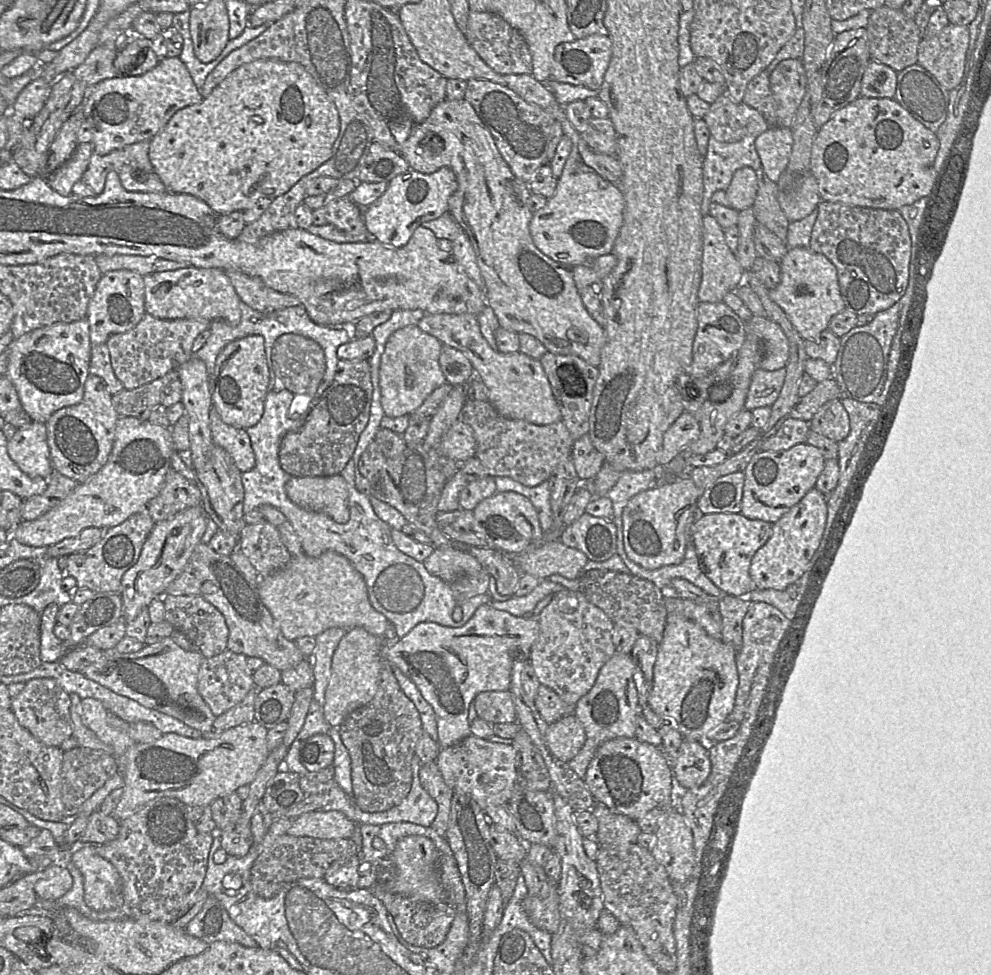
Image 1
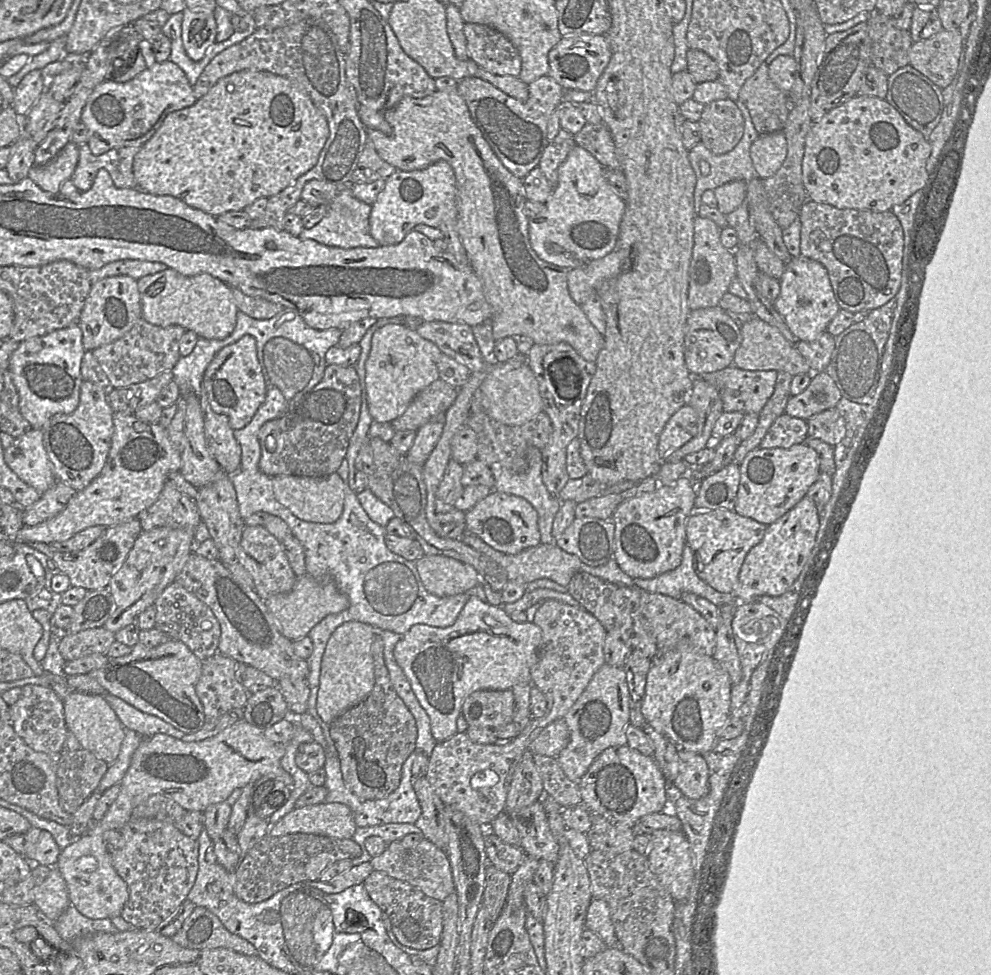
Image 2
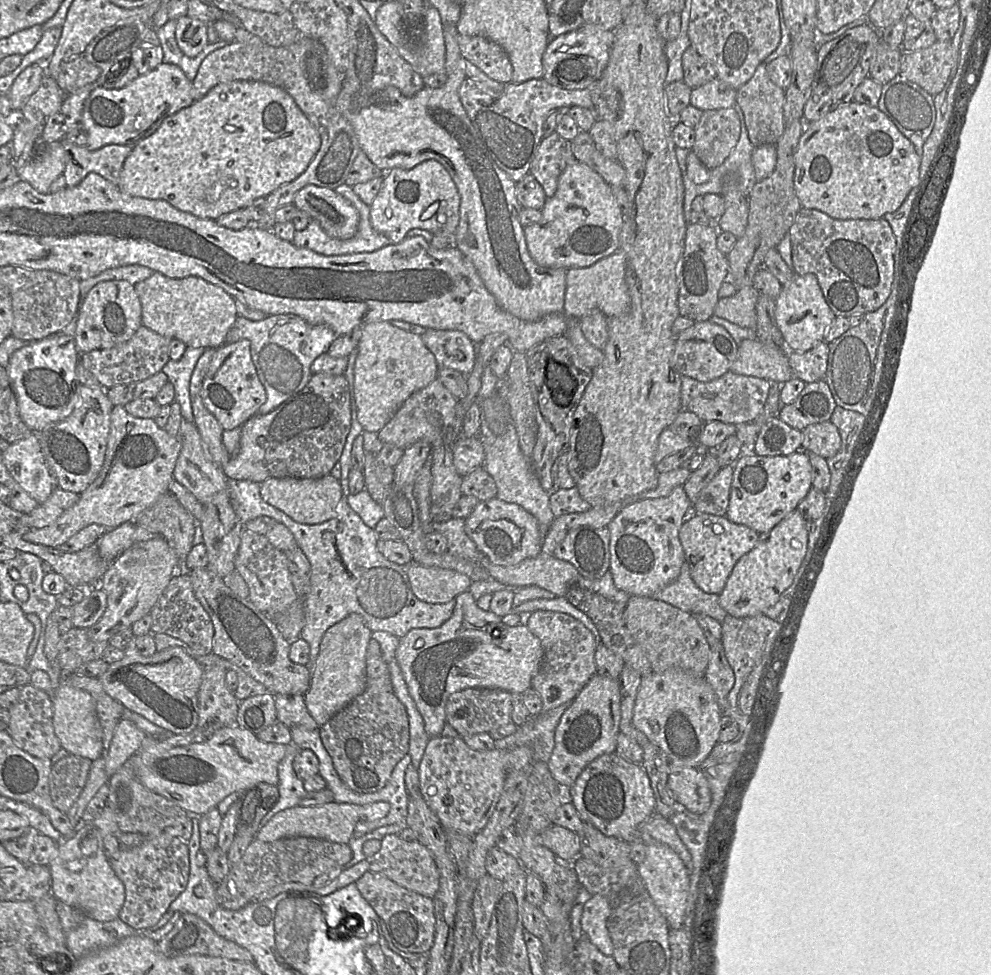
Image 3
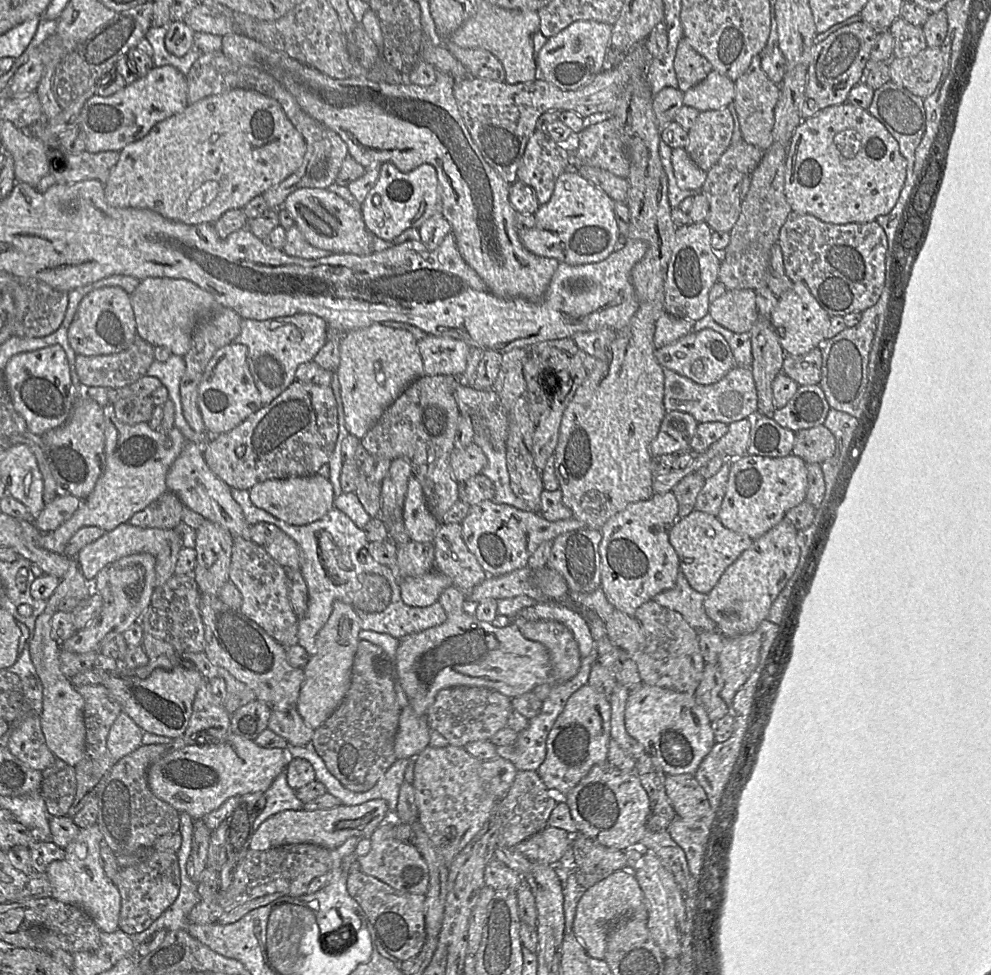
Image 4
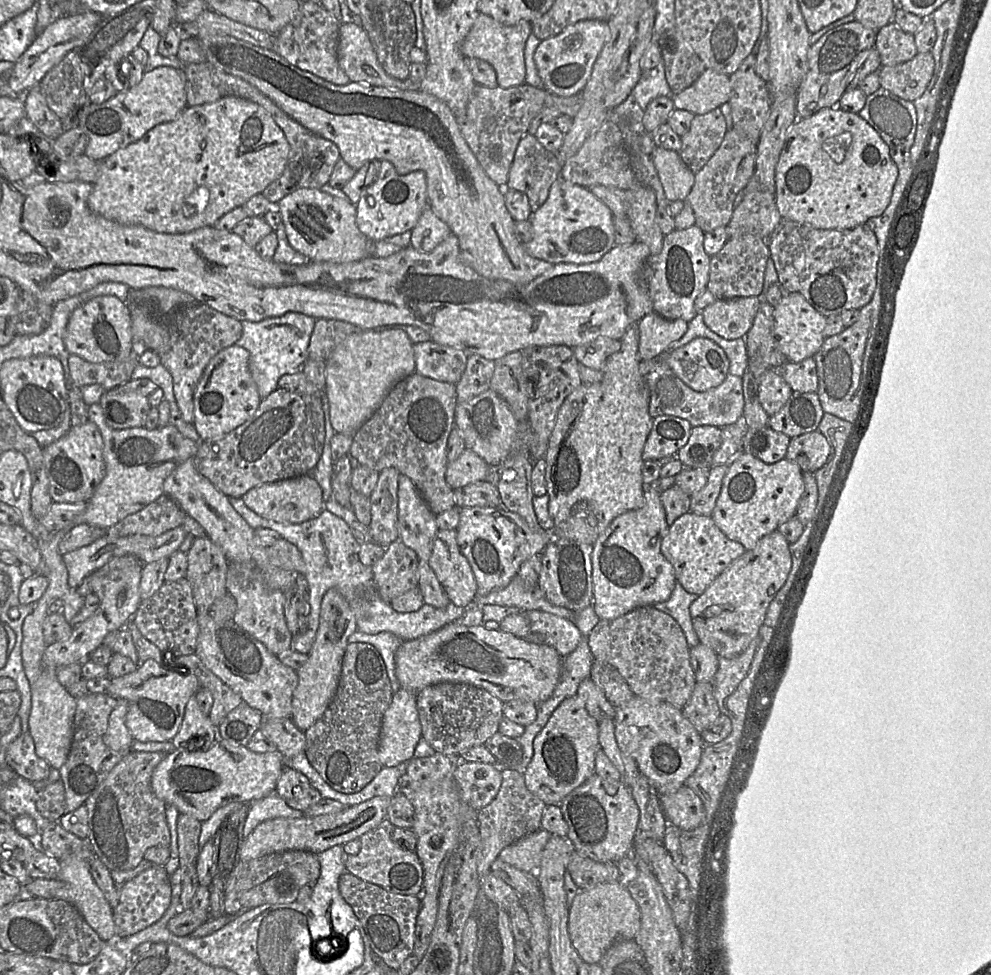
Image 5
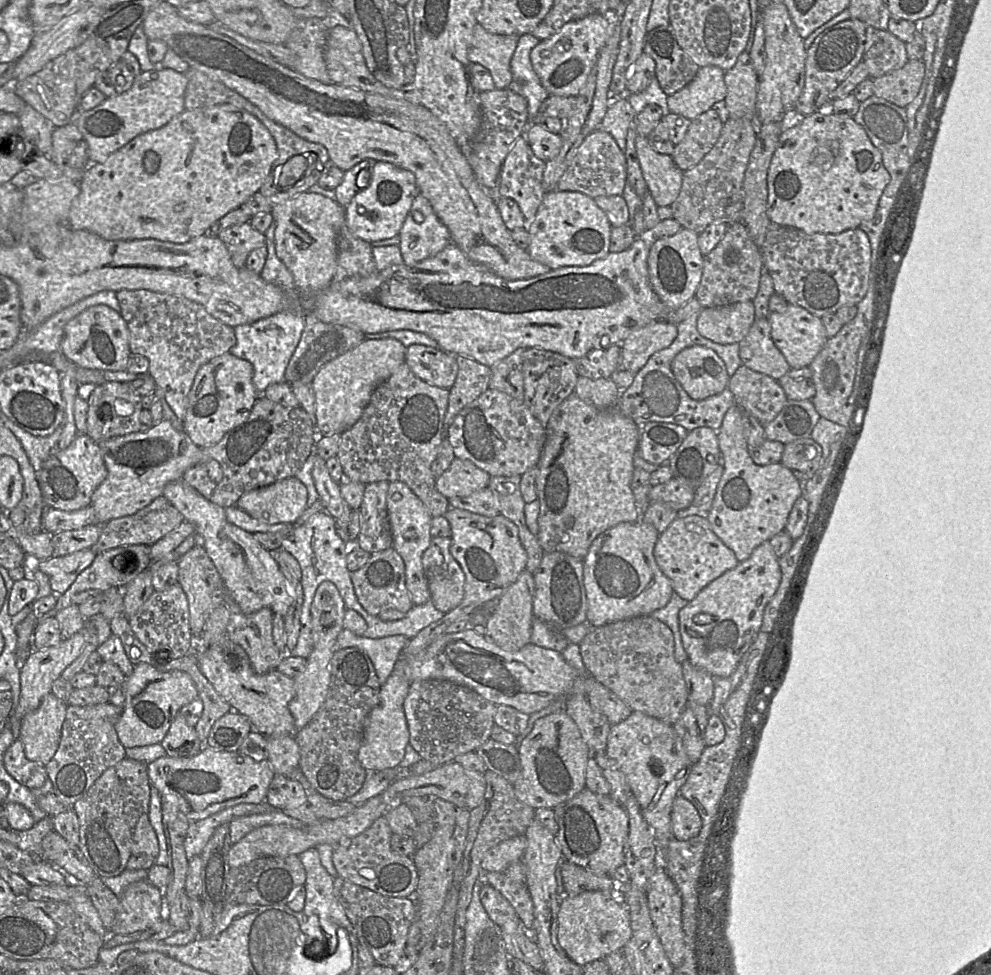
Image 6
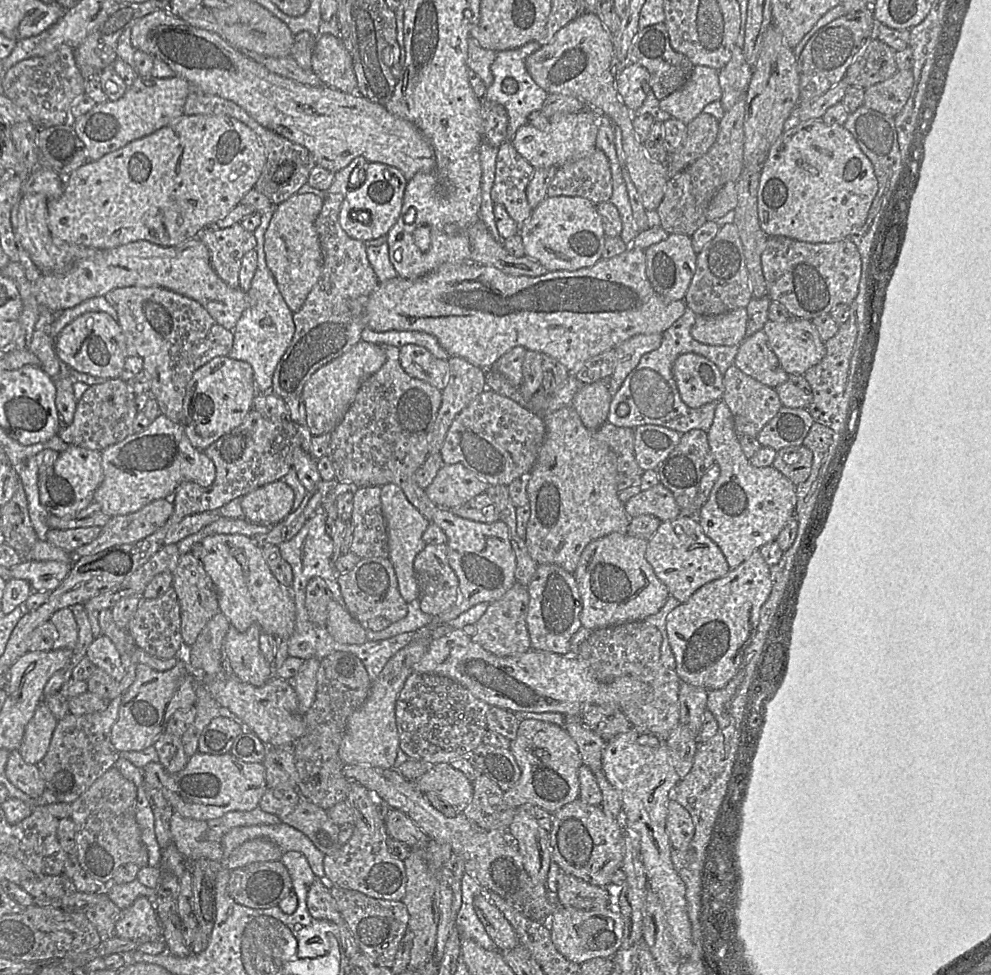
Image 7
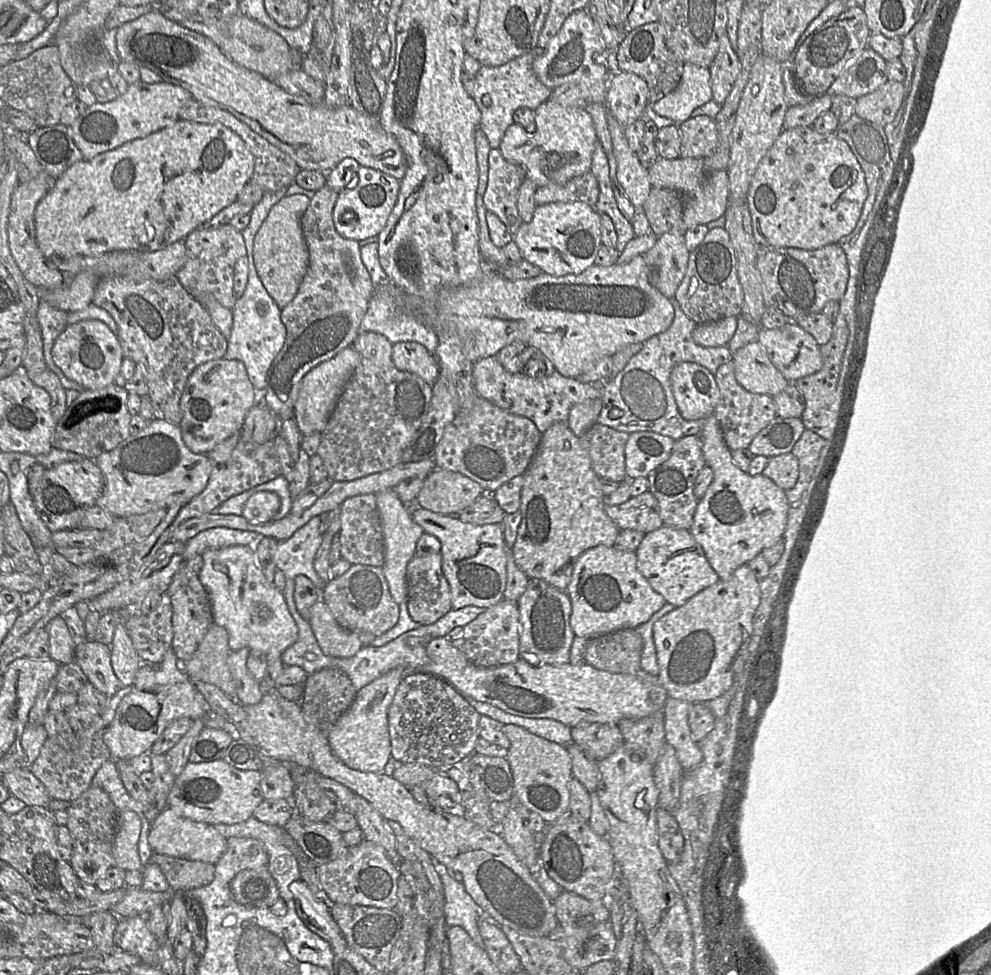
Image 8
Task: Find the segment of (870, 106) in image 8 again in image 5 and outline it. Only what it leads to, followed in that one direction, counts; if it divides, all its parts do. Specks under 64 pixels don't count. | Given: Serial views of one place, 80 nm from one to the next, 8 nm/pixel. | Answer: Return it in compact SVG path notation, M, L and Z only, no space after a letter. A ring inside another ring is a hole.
M931 51L918 53L909 61L882 66L879 69L880 87L903 100L914 102L924 94L934 68L935 61Z

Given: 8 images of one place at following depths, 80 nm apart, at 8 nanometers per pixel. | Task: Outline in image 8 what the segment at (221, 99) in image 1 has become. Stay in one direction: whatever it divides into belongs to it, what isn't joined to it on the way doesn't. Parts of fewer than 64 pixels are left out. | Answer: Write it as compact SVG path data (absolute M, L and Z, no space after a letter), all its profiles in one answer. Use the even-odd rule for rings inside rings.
M178 119L173 124L149 136L130 141L114 150L101 153L92 160L82 160L75 163L56 178L35 209L34 222L37 244L44 254L63 257L96 257L115 251L155 252L162 250L173 243L184 241L190 233L235 202L241 189L251 180L253 169L254 158L243 140L235 132L221 124L201 124Z

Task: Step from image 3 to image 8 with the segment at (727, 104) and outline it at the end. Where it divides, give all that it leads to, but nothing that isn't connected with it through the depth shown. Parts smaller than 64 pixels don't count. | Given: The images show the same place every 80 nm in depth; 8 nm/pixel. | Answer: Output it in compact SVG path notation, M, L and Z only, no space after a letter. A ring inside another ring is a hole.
M685 62L679 84L673 91L652 104L652 108L658 115L680 124L690 118L696 108L711 99L709 68Z

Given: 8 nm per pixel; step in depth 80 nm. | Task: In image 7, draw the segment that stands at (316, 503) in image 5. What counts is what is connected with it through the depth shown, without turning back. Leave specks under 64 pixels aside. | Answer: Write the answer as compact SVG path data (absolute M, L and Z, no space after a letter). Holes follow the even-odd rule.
M278 480L241 497L243 517L252 523L275 525L291 513L293 501L293 489Z

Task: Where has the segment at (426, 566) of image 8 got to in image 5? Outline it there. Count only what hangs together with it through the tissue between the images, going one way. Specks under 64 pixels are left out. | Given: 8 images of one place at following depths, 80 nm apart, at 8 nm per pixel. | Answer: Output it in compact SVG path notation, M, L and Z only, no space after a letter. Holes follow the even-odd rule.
M438 529L428 564L452 604L465 607L474 600L477 582L470 563L460 552L456 529Z

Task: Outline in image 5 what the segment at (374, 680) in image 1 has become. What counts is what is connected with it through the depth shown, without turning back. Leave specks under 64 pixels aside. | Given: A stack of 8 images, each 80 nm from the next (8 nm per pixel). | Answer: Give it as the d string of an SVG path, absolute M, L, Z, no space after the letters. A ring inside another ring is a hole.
M329 589L321 601L319 627L306 662L297 670L298 684L292 696L292 720L301 731L306 731L324 714L338 687L342 661L349 644L348 638L358 629L354 612L344 597Z

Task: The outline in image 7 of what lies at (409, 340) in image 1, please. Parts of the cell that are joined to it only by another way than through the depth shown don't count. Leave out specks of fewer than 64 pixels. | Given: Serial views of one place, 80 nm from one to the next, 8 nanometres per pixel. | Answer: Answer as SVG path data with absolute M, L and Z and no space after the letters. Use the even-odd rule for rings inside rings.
M360 340L348 351L314 372L300 394L305 429L313 436L330 433L343 419L361 384L376 373L385 361L382 346Z

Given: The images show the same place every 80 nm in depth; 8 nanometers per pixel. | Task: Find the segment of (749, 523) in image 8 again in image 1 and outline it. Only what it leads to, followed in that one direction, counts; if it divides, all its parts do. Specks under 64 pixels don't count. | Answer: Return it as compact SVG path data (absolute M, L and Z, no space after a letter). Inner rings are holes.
M806 442L786 450L757 452L743 471L745 480L740 513L749 519L777 522L815 486L825 462L821 451Z

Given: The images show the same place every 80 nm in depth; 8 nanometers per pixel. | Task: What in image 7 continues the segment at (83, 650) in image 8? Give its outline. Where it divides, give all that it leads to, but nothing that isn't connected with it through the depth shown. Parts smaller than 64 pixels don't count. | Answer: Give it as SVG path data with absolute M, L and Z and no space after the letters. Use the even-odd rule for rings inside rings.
M101 635L94 638L88 647L86 658L97 668L106 671L119 683L125 676L120 653L114 642L107 636Z

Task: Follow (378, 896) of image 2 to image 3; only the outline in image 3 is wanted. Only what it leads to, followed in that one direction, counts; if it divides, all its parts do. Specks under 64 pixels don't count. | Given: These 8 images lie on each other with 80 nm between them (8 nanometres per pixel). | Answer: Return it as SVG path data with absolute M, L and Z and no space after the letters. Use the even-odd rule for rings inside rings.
M371 871L364 873L355 885L379 917L388 944L404 953L422 955L429 952L434 942L436 923L431 898L403 888L386 876Z

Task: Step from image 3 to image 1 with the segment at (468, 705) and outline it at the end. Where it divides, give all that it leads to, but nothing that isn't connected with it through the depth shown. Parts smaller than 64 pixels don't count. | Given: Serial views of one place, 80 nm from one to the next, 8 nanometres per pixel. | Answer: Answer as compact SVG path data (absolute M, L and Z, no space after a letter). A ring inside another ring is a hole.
M509 690L481 692L476 695L472 704L478 719L495 725L516 722L516 709Z

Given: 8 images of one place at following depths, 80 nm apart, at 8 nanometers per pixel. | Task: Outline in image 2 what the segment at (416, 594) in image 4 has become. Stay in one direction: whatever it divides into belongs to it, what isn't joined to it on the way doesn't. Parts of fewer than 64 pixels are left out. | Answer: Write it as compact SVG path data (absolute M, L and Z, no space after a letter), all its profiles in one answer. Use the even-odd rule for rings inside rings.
M426 555L415 565L425 589L438 597L465 593L480 583L473 566L451 557Z

